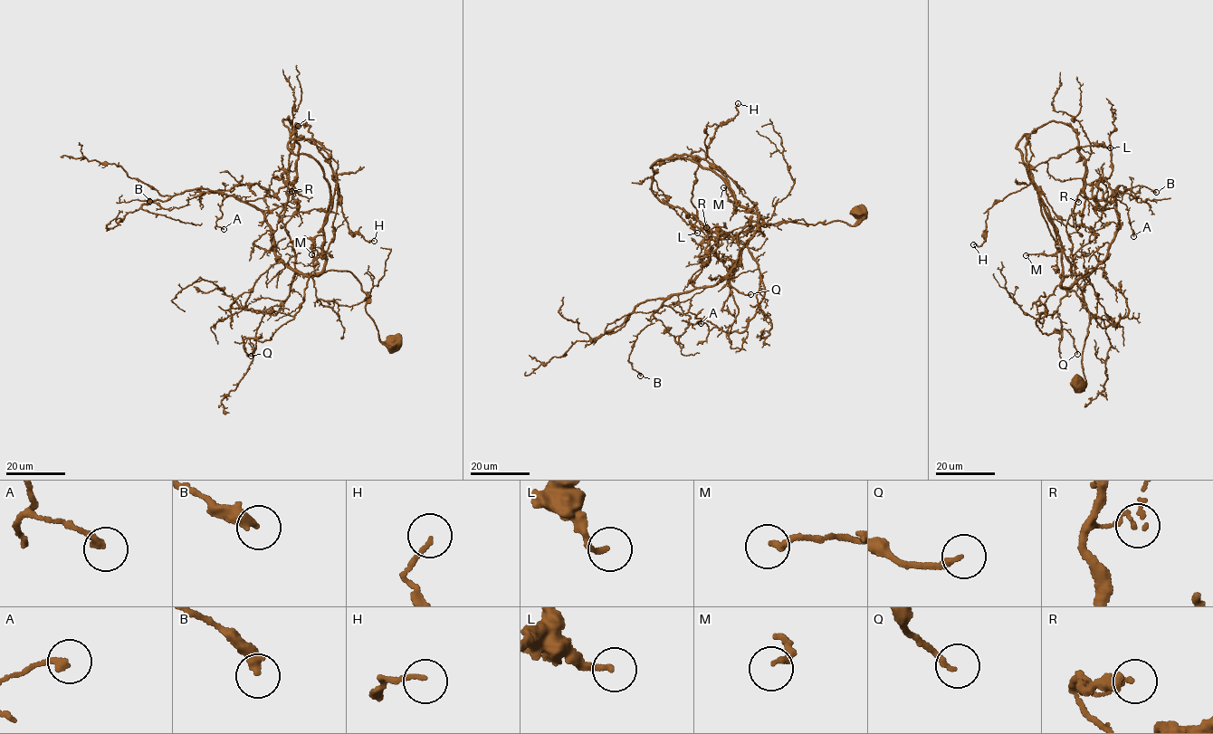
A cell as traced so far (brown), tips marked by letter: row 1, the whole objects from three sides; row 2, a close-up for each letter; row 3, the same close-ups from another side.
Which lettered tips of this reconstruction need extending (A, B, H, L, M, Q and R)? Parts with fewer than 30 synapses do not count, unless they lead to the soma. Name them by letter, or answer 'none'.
none

